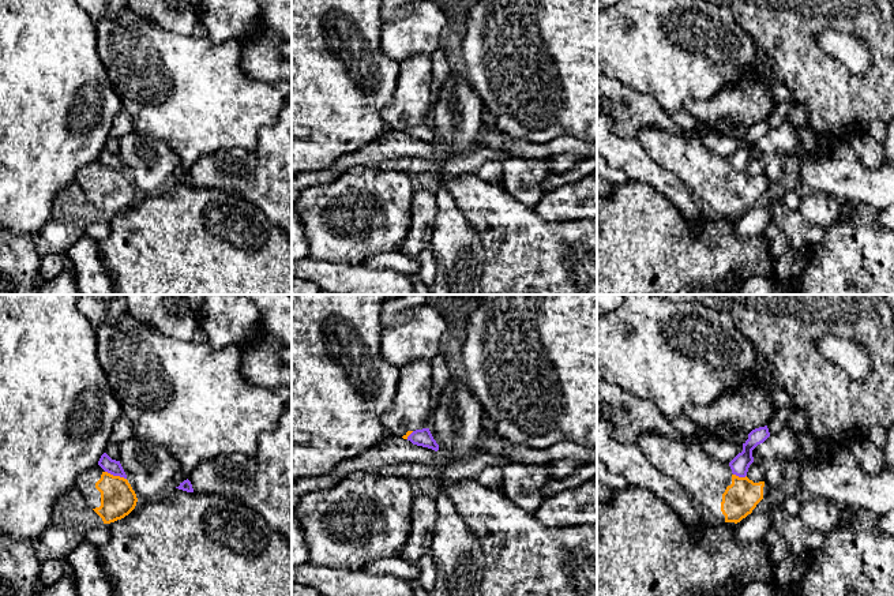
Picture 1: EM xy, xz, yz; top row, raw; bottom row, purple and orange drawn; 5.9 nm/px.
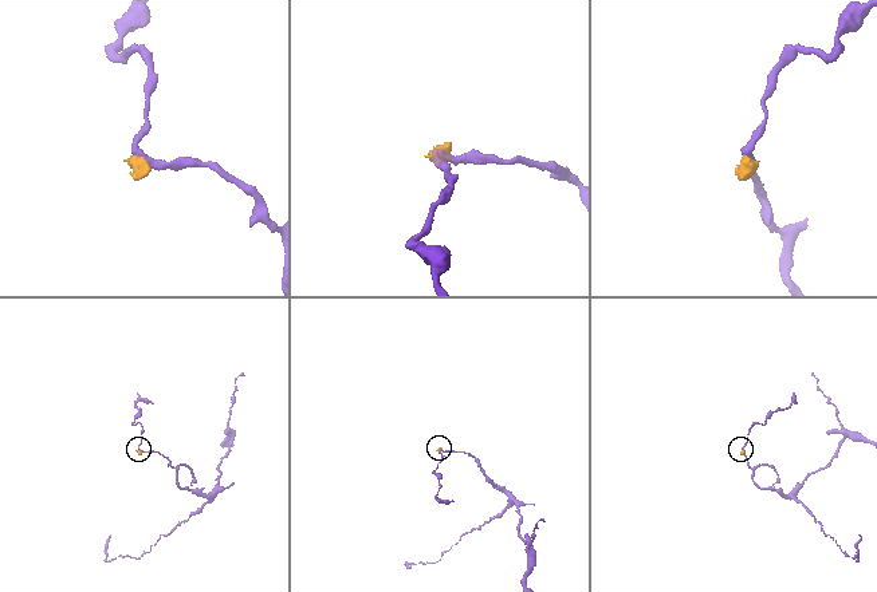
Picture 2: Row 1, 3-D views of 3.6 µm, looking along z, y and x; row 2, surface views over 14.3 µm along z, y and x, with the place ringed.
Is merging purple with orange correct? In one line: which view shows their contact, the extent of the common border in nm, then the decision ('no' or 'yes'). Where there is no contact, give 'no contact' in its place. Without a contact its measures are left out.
xy | 140 nm | no

